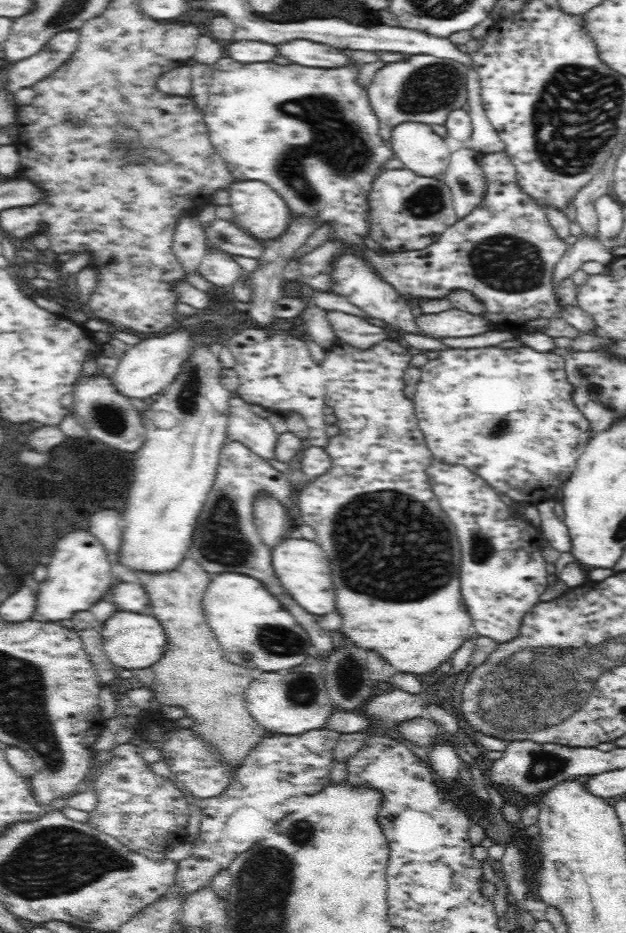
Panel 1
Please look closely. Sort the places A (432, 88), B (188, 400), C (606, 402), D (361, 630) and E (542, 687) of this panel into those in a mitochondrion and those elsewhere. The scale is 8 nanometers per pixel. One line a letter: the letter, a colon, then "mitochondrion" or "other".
A: mitochondrion
B: mitochondrion
C: mitochondrion
D: other
E: mitochondrion

